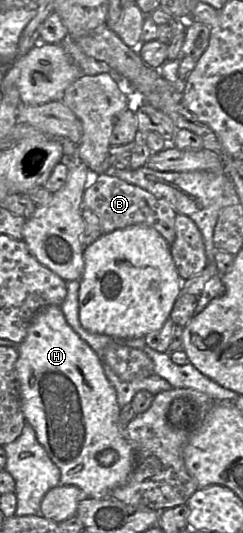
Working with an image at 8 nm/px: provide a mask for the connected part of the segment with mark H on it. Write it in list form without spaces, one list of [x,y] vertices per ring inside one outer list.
[[[60,306],[41,310],[32,320],[25,339],[17,345],[17,381],[25,420],[36,434],[49,458],[61,472],[60,484],[74,485],[93,499],[111,497],[111,492],[125,485],[134,468],[130,443],[120,425],[121,407],[114,387],[105,376],[102,360],[68,324]]]

